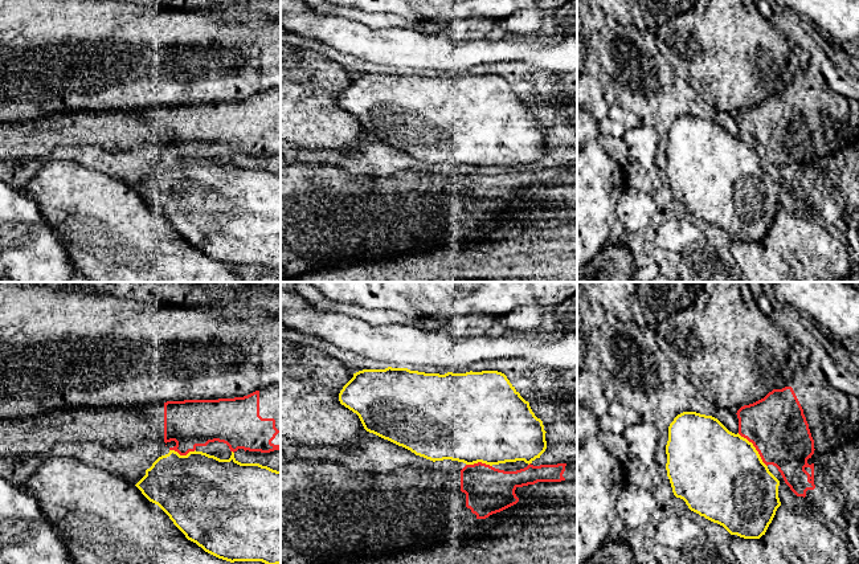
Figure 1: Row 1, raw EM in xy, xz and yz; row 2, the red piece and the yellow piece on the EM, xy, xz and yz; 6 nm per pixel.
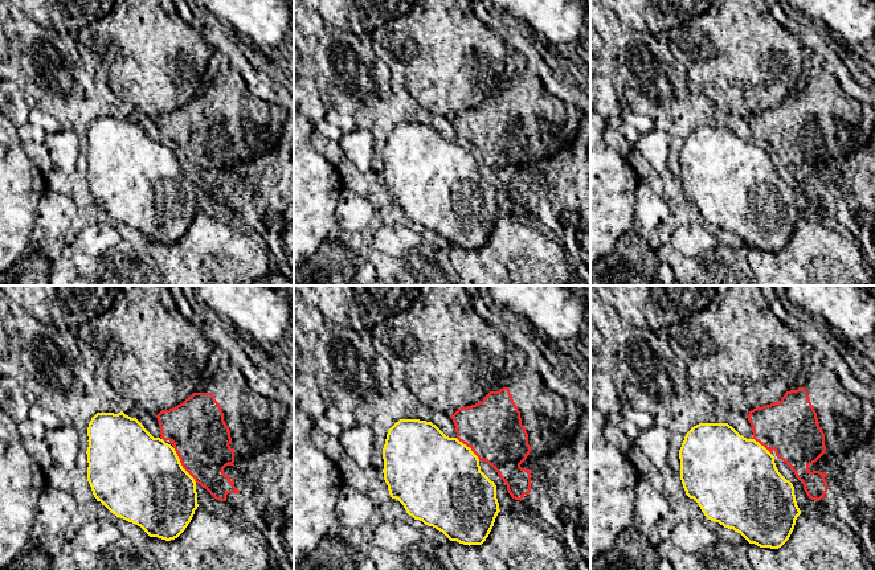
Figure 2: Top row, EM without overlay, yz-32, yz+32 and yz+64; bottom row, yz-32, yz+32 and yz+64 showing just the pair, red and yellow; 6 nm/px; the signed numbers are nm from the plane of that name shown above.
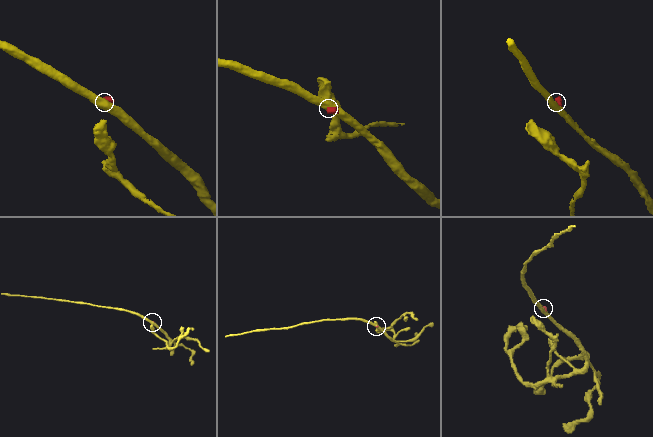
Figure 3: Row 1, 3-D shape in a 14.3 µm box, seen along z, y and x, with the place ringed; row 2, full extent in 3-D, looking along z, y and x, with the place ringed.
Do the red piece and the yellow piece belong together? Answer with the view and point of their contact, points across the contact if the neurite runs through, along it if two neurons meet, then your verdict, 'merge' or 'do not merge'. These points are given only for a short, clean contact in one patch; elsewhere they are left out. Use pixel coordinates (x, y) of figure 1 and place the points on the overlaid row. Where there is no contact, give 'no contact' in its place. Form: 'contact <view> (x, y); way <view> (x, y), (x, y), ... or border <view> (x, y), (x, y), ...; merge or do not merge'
contact yz (755, 446); do not merge

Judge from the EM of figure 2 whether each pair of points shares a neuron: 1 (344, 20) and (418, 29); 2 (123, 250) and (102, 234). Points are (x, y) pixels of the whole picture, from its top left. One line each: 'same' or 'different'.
1: different
2: different

